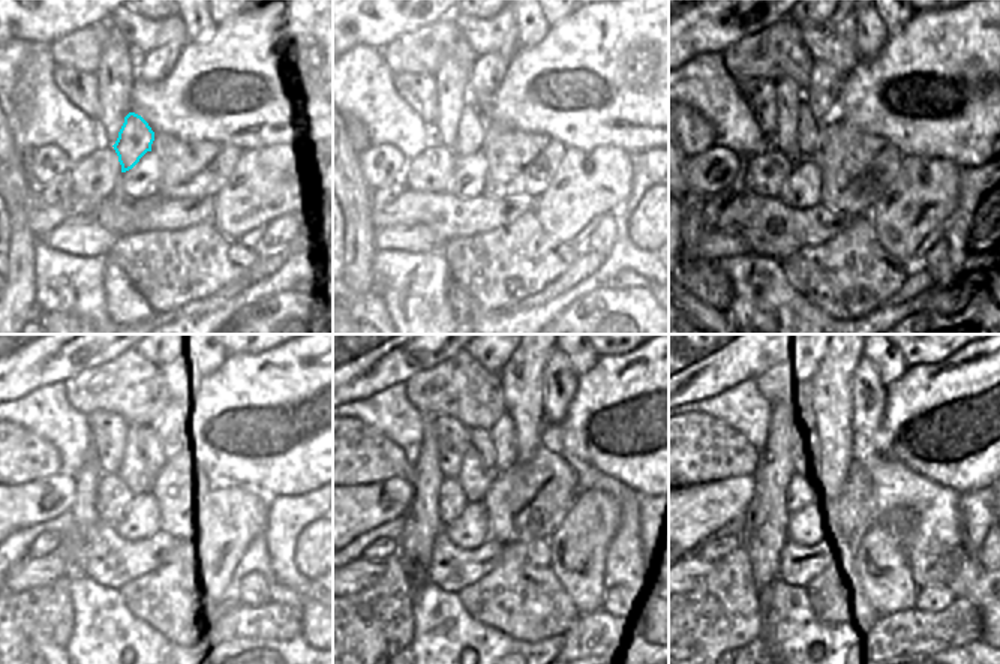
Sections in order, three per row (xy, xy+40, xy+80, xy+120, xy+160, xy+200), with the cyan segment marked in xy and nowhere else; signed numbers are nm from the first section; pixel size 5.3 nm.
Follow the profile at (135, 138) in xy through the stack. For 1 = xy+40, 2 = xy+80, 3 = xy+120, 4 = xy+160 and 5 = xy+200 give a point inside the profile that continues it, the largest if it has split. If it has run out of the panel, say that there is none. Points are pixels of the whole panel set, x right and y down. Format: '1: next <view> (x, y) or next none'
1: next xy+40 (473, 128)
2: next xy+80 (808, 128)
3: next xy+120 (147, 439)
4: next xy+160 (480, 441)
5: next xy+200 (817, 442)

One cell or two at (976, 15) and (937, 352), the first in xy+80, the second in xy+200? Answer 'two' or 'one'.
two

